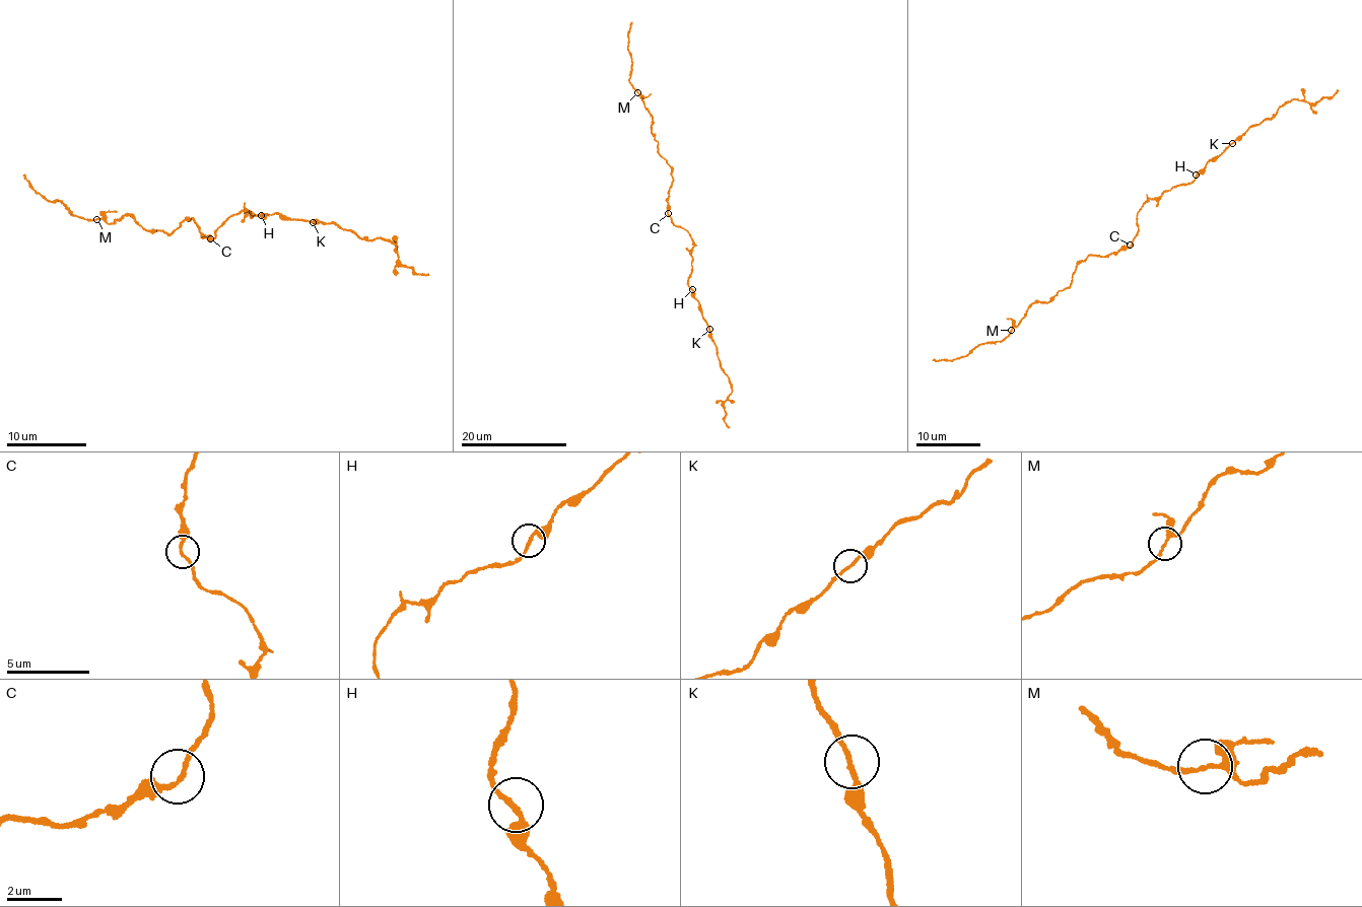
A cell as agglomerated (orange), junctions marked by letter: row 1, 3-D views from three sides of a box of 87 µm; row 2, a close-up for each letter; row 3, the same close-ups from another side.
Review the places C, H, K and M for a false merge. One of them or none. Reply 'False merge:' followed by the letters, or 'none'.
False merge: none

